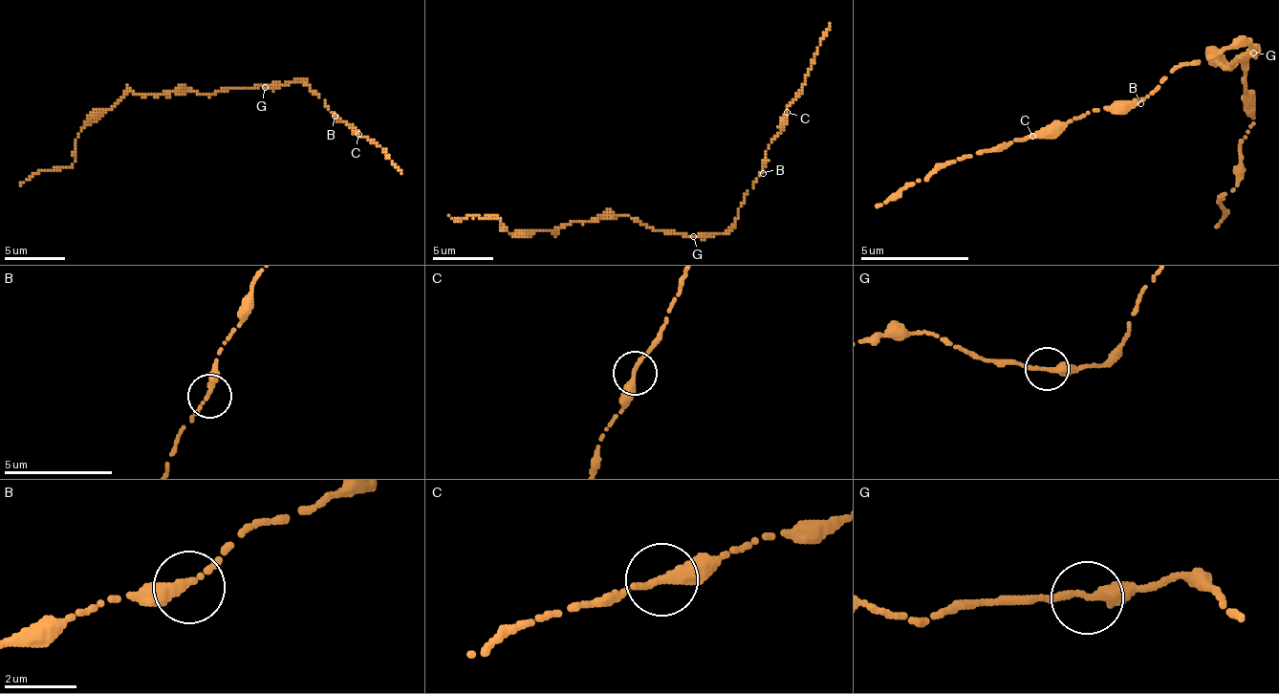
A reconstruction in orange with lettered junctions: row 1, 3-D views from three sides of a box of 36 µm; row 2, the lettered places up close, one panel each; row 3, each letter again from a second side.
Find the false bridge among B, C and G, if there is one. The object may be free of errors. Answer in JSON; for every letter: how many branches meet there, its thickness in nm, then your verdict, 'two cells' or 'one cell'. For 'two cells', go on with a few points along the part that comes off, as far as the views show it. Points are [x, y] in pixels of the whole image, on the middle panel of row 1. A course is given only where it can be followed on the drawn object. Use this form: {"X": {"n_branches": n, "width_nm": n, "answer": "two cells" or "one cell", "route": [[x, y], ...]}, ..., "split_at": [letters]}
{"B": {"n_branches": 2, "width_nm": 280, "answer": "one cell"}, "C": {"n_branches": 2, "width_nm": 280, "answer": "one cell"}, "G": {"n_branches": 2, "width_nm": 280, "answer": "two cells", "route": [[692, 236], [653, 230], [628, 215], [512, 236], [500, 222], [448, 215]]}, "split_at": ["G"]}

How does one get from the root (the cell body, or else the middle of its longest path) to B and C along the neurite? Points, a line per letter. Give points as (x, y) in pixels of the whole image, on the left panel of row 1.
B: (258, 85), (304, 82), (325, 100), (325, 106), (335, 116)
C: (258, 85), (304, 82), (325, 100), (325, 106), (337, 119), (358, 134)

